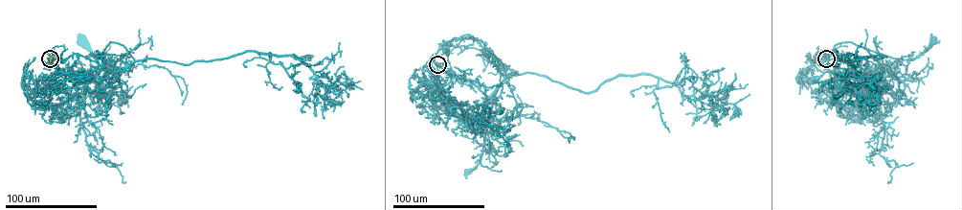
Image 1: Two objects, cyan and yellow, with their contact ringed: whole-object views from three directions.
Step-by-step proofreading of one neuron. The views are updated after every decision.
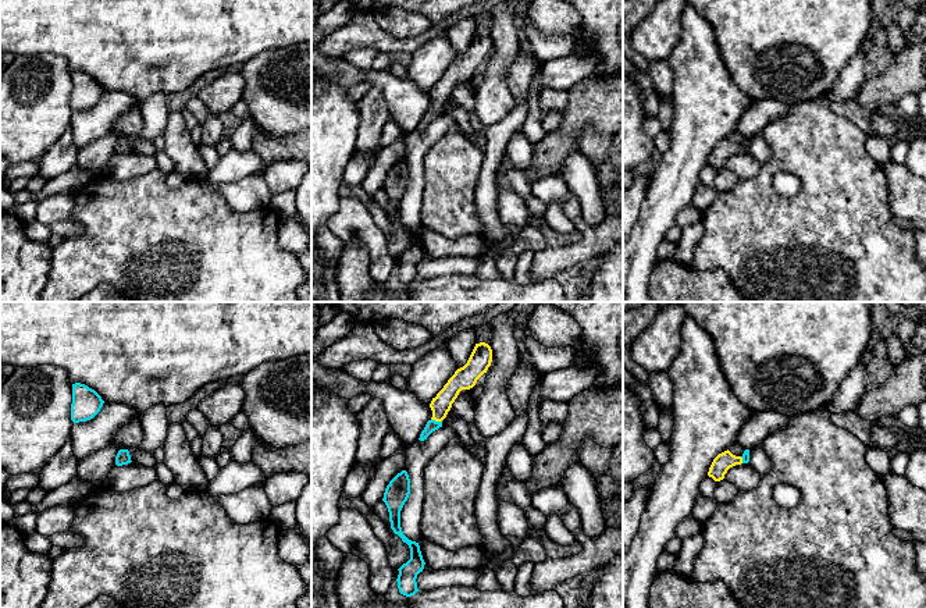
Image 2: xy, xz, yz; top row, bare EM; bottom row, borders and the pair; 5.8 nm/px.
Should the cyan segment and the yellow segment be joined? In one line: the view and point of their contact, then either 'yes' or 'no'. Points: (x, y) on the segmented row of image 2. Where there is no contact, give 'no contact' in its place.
contact xz (437, 422); yes

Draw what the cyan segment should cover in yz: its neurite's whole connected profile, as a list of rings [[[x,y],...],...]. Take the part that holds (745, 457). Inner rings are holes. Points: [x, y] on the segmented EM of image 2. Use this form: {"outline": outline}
{"outline": [[[727,449],[713,459],[708,476],[712,477],[715,481],[720,481],[724,479],[724,474],[730,467],[748,462],[749,462],[749,449],[745,449],[741,456],[736,456]]]}

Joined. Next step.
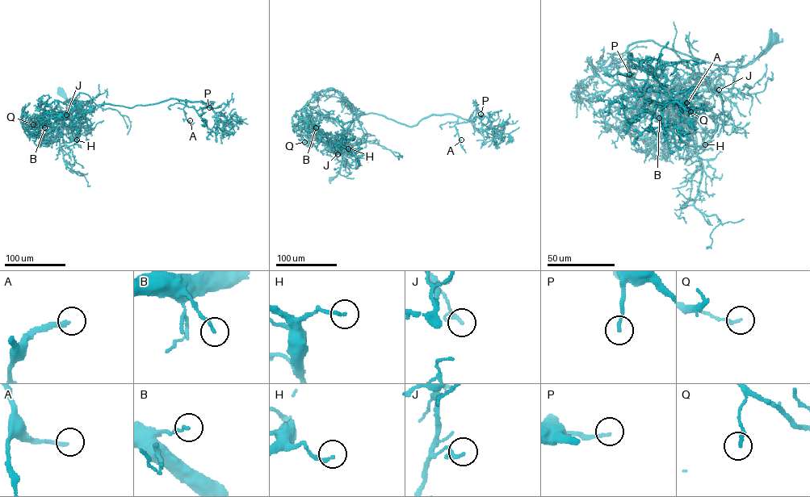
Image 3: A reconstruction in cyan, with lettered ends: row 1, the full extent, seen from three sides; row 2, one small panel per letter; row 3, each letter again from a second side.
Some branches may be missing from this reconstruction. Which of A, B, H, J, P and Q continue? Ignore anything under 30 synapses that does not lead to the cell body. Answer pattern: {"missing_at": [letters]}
{"missing_at": ["A"]}

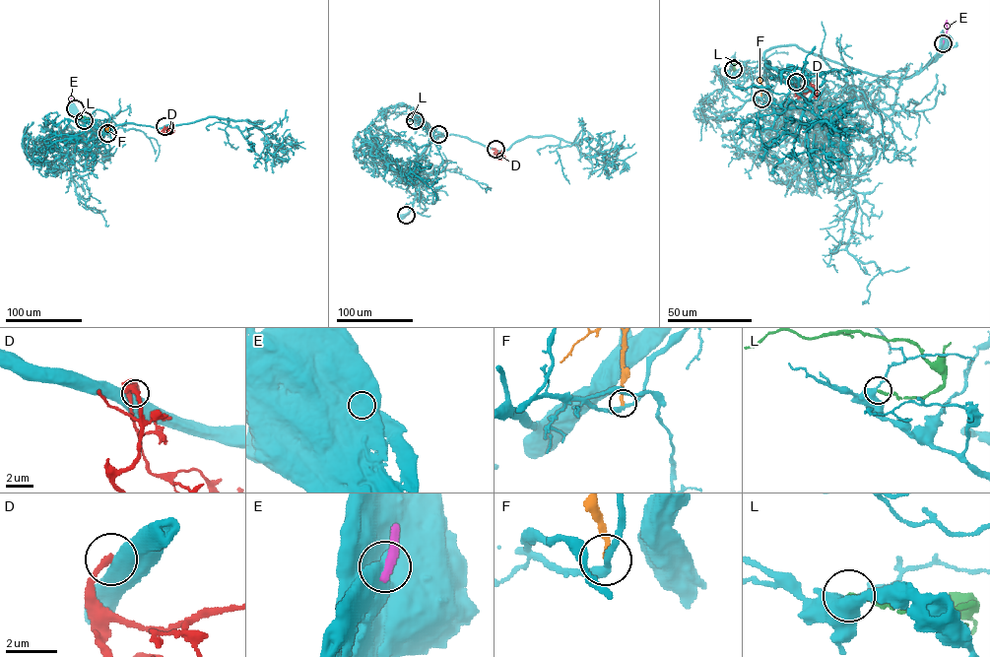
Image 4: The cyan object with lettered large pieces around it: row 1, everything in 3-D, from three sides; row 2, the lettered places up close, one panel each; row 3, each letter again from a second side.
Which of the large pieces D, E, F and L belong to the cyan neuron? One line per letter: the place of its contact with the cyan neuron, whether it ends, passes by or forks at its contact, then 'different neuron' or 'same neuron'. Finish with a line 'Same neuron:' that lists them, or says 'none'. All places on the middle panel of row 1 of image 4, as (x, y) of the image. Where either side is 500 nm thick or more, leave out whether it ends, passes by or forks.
D: (495, 149) | different neuron
E: (406, 215) | different neuron
F: (438, 134) | it ends | different neuron
L: (415, 120) | it ends | different neuron
Same neuron: none

